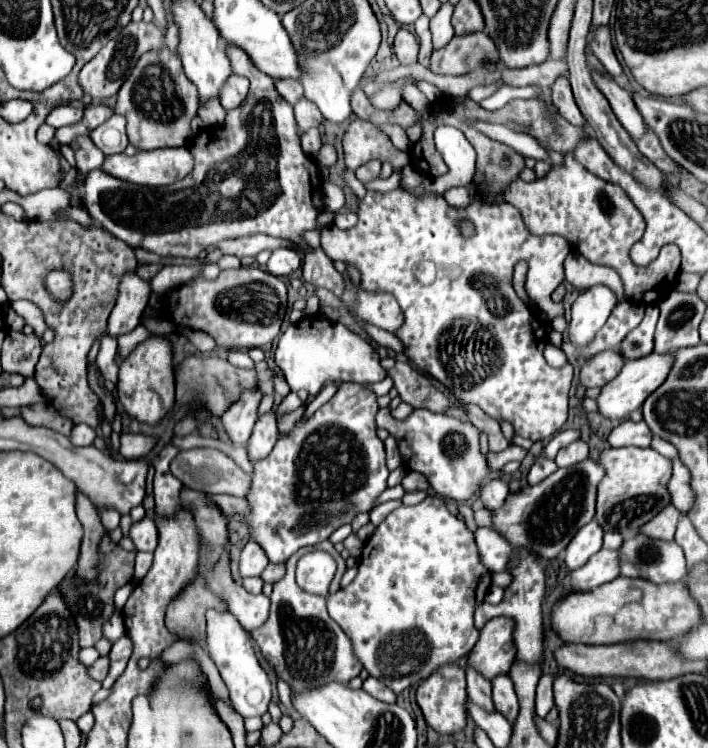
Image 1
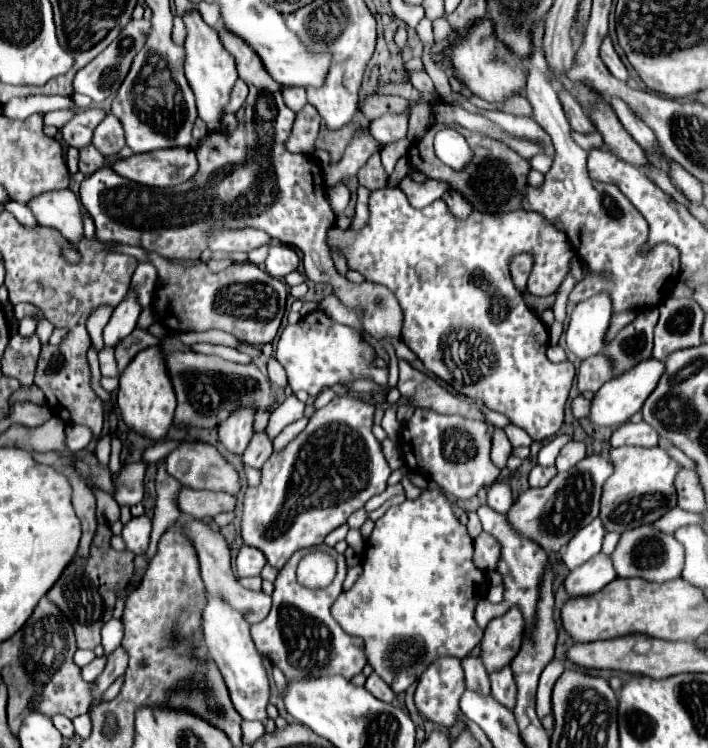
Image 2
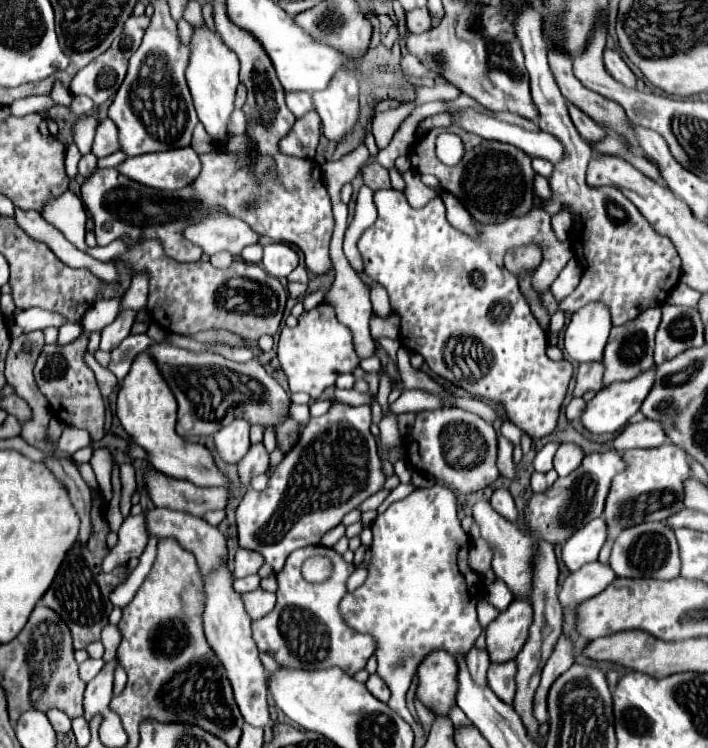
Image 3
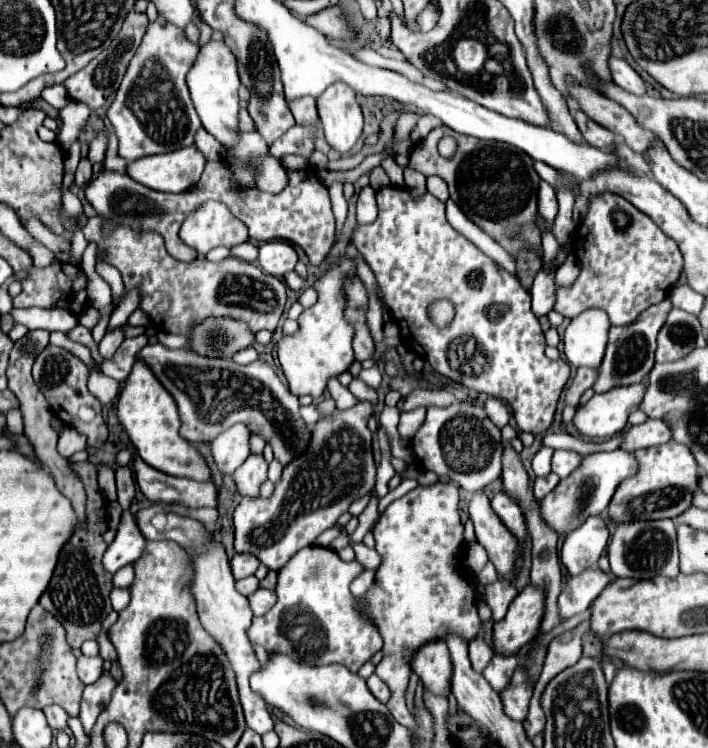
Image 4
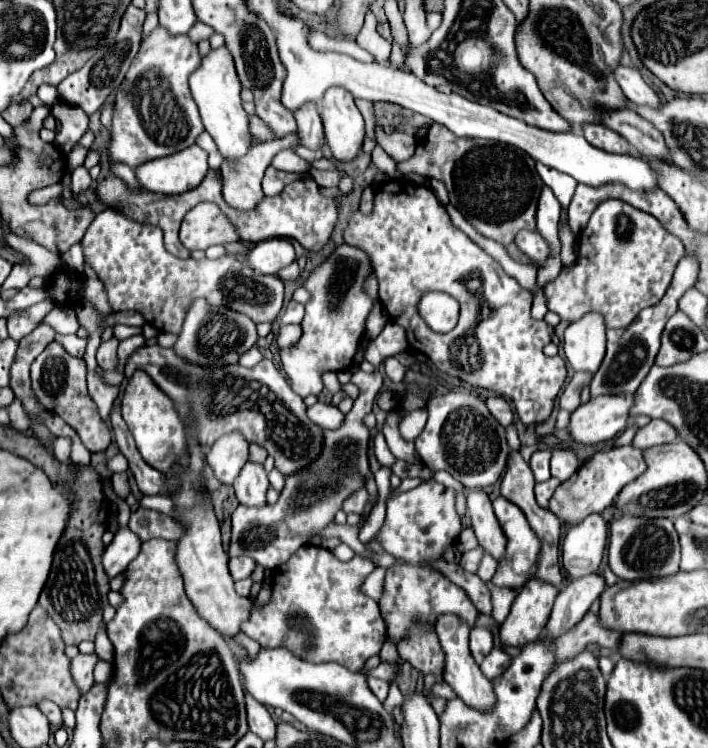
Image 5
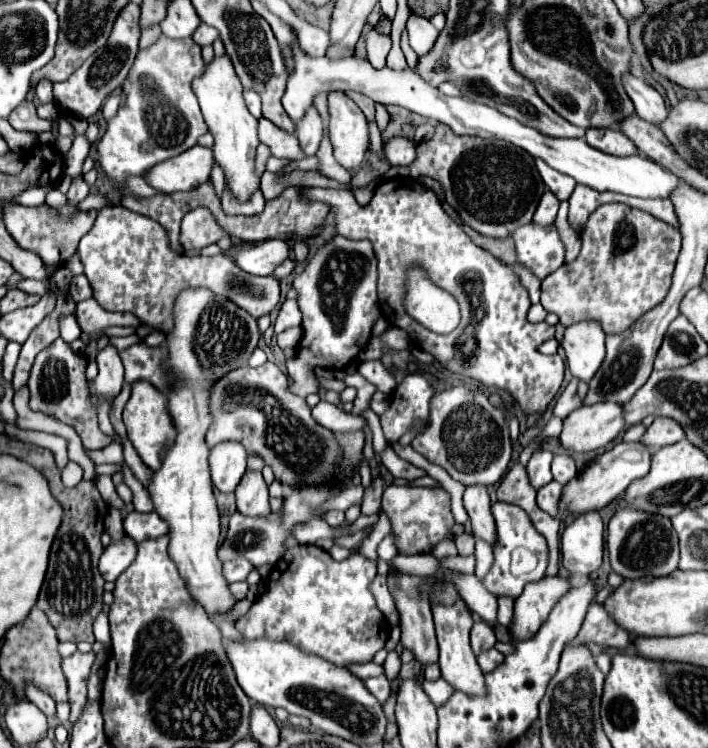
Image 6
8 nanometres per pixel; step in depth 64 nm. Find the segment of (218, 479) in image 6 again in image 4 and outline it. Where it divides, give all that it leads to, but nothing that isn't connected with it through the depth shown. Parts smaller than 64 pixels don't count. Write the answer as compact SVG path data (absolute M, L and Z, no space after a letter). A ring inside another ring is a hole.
M234 424L212 440L214 460L224 474L234 474L234 470L248 458L248 436L250 430L244 424Z

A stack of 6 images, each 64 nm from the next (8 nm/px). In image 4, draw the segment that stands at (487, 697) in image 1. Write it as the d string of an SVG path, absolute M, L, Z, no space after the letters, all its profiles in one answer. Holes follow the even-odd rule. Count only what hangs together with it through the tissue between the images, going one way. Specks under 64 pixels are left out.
M474 638L468 646L468 654L470 654L470 662L472 662L472 668L482 674L482 670L488 666L488 662L492 660L494 652L490 648L490 644L486 644L482 638Z

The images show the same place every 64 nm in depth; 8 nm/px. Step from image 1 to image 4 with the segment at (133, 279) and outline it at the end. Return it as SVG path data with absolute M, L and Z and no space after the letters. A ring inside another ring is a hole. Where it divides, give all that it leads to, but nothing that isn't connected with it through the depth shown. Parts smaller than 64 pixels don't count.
M118 326L118 328L114 328L114 330L106 330L102 342L98 344L98 350L100 350L102 358L104 358L104 360L112 358L114 352L118 350L118 346L122 344L122 340L124 340L124 328L122 328L122 326Z

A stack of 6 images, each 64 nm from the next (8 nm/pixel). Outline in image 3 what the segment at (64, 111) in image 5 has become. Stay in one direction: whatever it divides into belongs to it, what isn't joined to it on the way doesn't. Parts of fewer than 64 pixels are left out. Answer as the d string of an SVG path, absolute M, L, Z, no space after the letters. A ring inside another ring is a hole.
M74 96L72 104L70 104L70 110L72 110L76 116L84 116L84 114L88 114L92 108L94 108L94 102L92 102L88 96Z

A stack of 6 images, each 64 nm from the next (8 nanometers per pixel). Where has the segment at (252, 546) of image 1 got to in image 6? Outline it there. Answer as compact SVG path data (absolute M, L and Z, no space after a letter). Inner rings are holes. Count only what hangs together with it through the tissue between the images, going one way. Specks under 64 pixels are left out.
M238 558L238 560L232 560L232 562L224 562L224 576L226 580L232 584L232 582L240 582L240 580L246 580L246 576L250 574L254 566L244 560L244 558Z

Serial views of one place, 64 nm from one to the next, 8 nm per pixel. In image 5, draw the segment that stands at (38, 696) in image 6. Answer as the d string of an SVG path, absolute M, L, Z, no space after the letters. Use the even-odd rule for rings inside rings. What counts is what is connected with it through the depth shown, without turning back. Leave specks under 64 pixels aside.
M44 700L44 702L40 702L40 706L38 706L44 714L46 714L46 718L50 720L50 724L54 726L54 728L60 728L60 726L64 726L64 722L62 722L62 710L60 710L60 706L56 706L56 704L52 704L52 702L48 702L48 700Z

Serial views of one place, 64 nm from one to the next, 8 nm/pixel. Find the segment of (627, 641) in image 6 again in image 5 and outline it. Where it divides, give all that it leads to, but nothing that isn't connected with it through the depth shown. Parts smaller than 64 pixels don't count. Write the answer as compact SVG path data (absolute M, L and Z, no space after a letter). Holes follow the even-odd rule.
M586 614L580 620L580 624L576 624L570 632L554 640L554 664L558 666L564 660L578 656L588 642L596 642L600 646L614 650L618 646L618 638L620 638L620 632L600 628L596 614Z

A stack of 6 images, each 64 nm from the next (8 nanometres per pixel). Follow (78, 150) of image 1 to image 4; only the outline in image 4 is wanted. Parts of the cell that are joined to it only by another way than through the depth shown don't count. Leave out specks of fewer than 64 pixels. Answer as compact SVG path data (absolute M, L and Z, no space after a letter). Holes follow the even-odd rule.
M82 158L78 164L78 170L76 170L76 184L84 186L90 182L90 178L92 178L92 164L88 158Z

